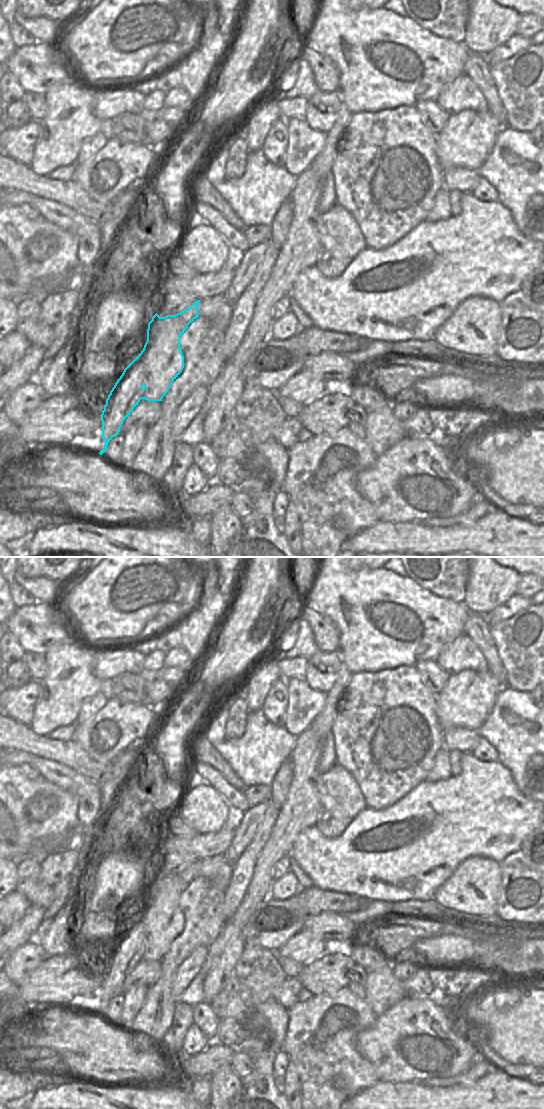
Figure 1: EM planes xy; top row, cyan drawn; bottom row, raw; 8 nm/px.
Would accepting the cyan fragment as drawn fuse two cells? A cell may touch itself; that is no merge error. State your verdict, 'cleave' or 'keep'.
cleave

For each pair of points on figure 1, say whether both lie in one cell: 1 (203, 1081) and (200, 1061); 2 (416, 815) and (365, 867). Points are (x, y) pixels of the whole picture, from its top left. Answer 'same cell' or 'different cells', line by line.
1: different cells
2: same cell

